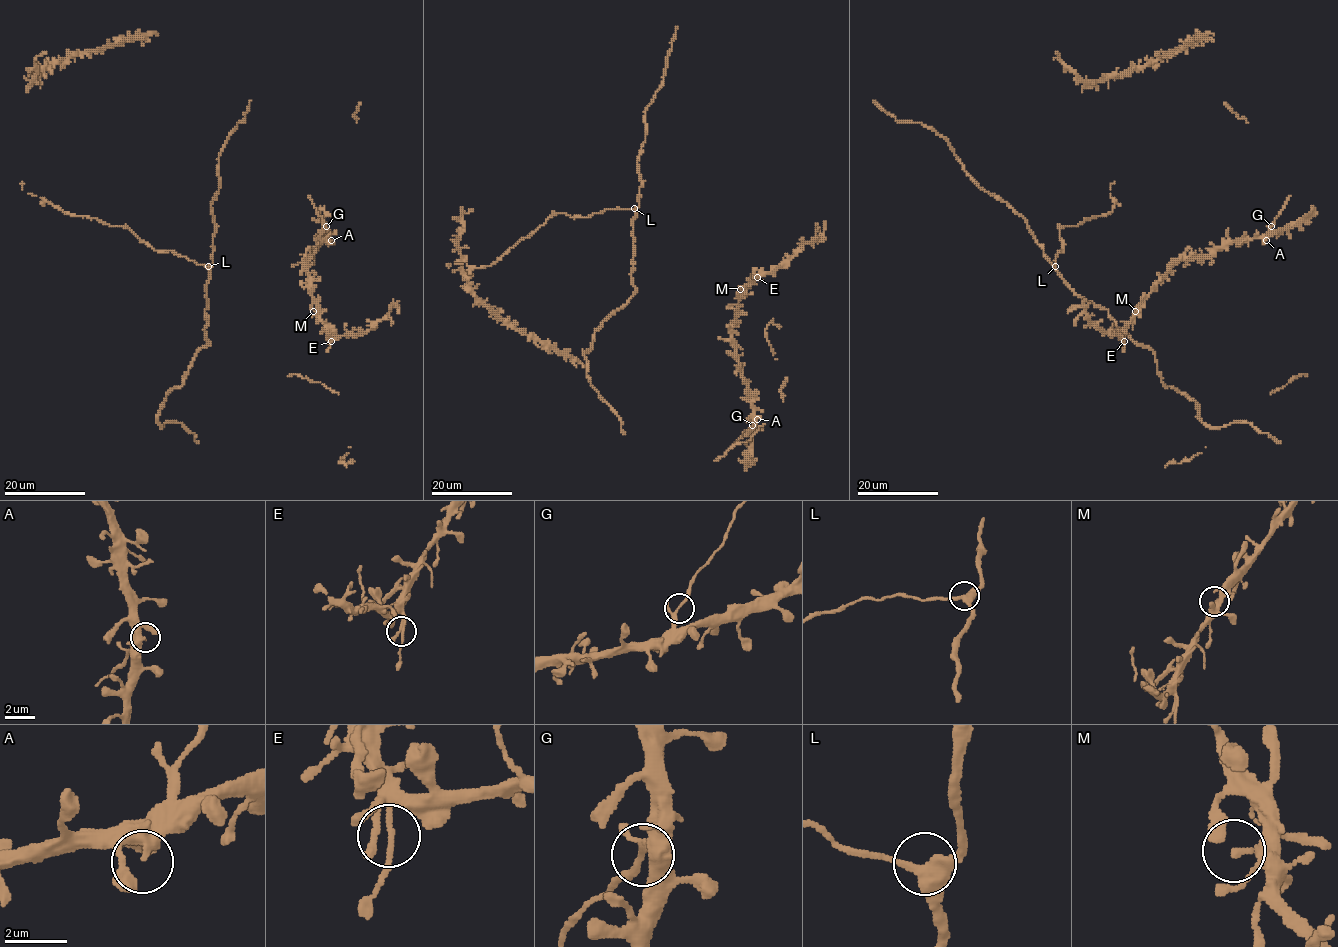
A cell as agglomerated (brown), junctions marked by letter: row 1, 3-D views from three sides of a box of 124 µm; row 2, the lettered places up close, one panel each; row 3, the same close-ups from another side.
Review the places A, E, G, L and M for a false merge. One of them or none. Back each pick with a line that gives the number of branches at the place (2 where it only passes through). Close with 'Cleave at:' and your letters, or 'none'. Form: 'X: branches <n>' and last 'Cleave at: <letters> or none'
G: branches 3
Cleave at: G

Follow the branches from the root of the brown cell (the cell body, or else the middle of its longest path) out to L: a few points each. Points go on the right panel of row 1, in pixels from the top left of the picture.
L: (1081, 297), (1055, 266)

